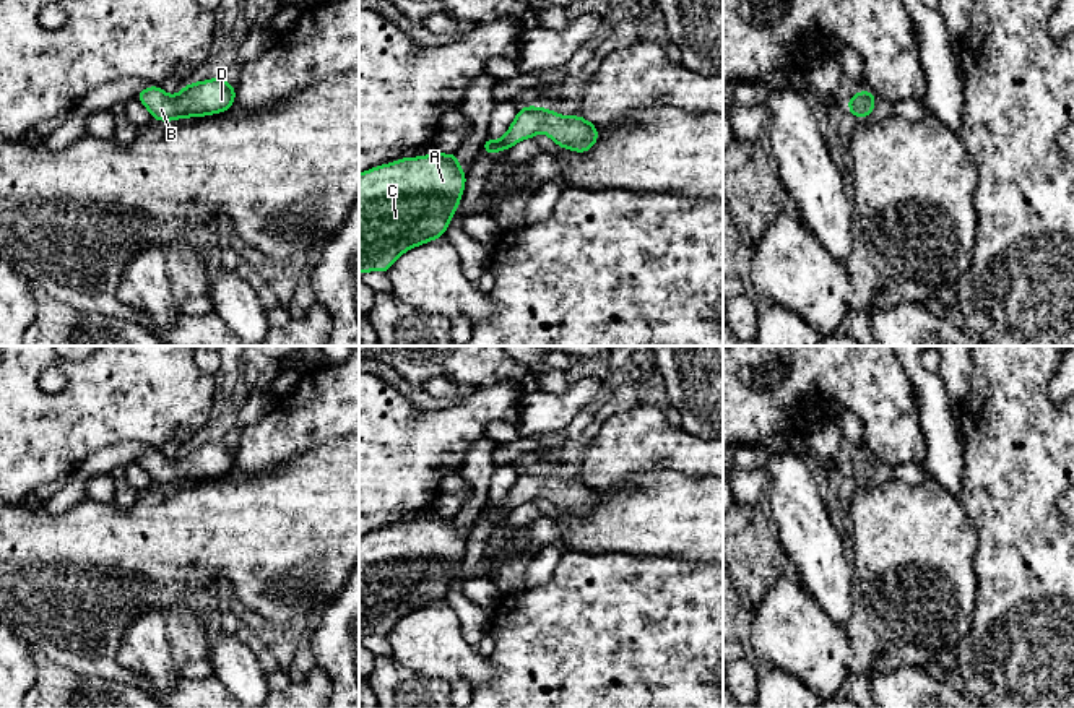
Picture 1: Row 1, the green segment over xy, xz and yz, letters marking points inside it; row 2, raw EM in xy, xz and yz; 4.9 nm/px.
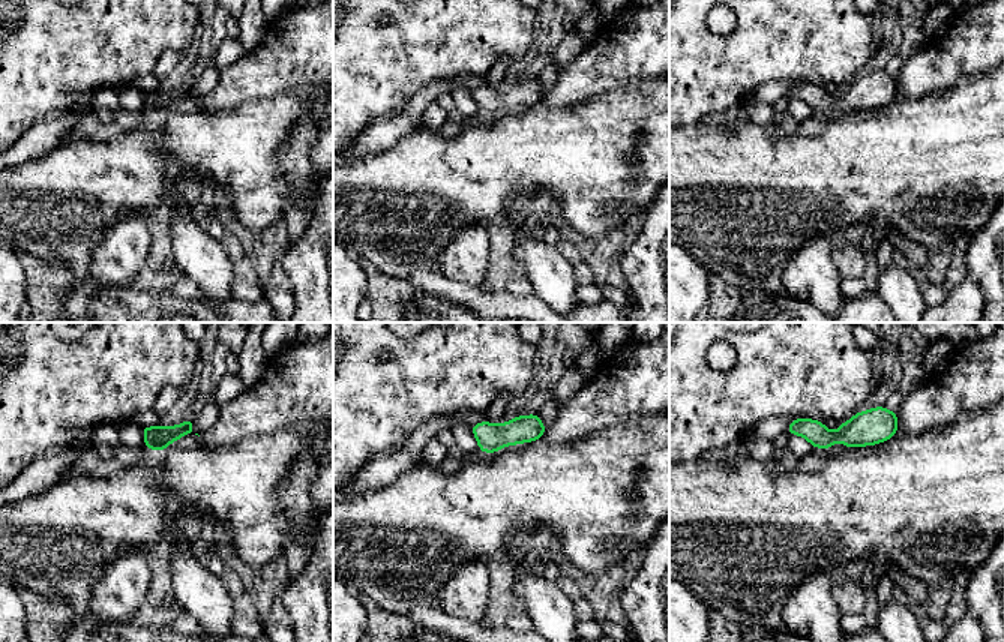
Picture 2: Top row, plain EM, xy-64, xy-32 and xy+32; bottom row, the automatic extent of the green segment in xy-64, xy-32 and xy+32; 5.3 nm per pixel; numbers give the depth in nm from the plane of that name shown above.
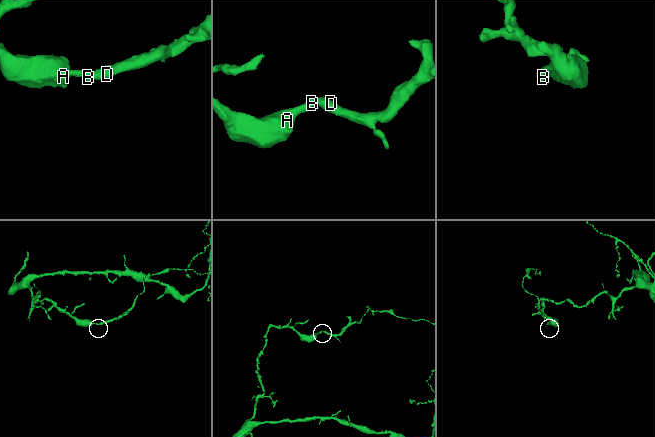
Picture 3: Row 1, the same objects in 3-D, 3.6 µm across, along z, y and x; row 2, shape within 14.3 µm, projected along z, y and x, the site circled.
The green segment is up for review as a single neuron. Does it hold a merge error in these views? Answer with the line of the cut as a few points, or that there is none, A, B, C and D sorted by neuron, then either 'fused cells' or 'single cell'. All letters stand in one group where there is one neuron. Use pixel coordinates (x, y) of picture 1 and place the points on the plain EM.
cut none; groups A B C D; single cell

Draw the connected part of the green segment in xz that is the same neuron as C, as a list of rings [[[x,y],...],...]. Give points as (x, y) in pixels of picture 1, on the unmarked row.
[[[457,516],[401,521],[359,537],[359,637],[387,637],[405,615],[444,601],[465,547]]]

